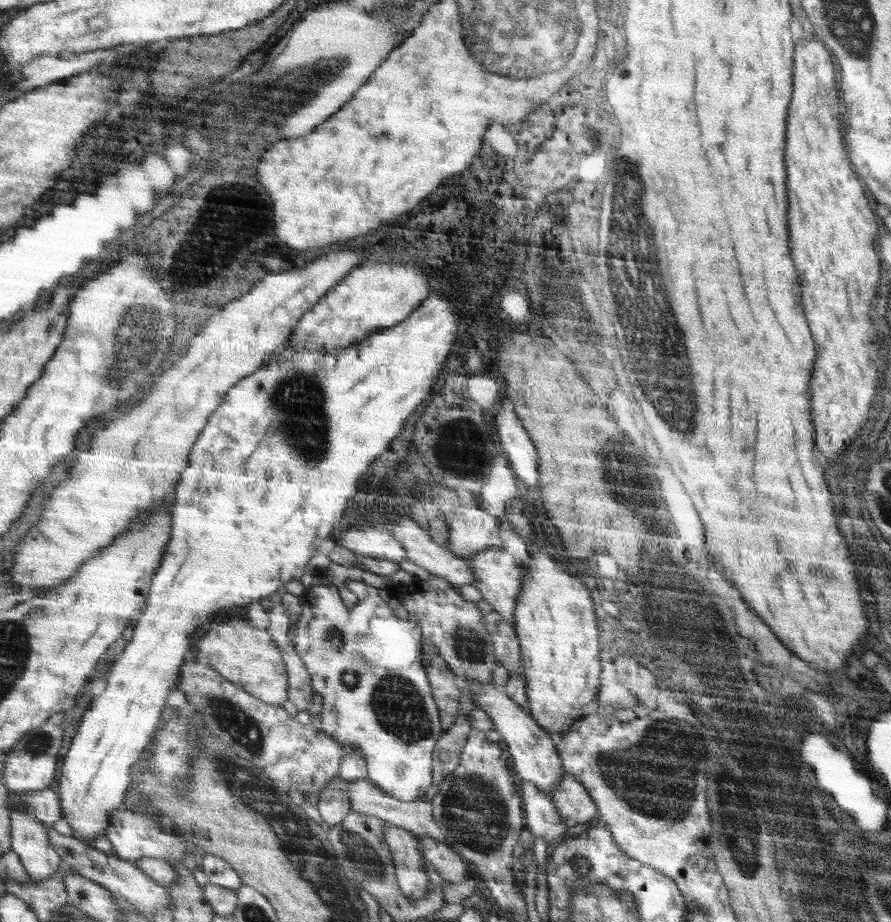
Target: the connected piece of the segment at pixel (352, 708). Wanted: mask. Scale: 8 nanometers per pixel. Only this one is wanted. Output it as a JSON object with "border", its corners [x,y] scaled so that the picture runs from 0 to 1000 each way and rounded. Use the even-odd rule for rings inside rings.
{"border":[[[401,628],[389,629],[389,631],[386,630],[386,636],[389,636],[391,640],[402,648],[402,654],[396,659],[389,661],[386,654],[384,654],[377,634],[354,636],[343,640],[336,648],[339,665],[332,676],[332,690],[330,690],[329,700],[331,701],[334,713],[337,713],[345,728],[348,730],[352,753],[359,753],[359,757],[361,757],[361,770],[358,773],[360,782],[357,784],[356,790],[368,798],[376,800],[384,809],[393,808],[405,815],[409,824],[412,826],[413,846],[420,849],[424,855],[428,855],[431,859],[439,861],[442,866],[450,869],[474,867],[474,863],[476,863],[478,859],[471,859],[471,857],[480,857],[480,855],[485,852],[485,819],[492,798],[496,796],[496,790],[494,790],[494,783],[492,783],[492,768],[489,768],[481,738],[479,736],[476,723],[474,723],[474,715],[471,715],[471,703],[474,703],[474,698],[471,698],[471,694],[474,694],[471,679],[467,677],[467,671],[460,671],[460,669],[458,671],[444,670],[444,668],[440,666],[440,662],[433,657],[433,653],[424,653],[424,643],[426,640],[424,640],[423,637],[415,636],[413,632],[402,630]],[[374,681],[382,687],[384,701],[375,701],[370,696],[369,690]],[[387,727],[397,729],[402,734],[402,742],[400,742],[400,744],[395,744],[395,746],[384,744],[382,732]]]}

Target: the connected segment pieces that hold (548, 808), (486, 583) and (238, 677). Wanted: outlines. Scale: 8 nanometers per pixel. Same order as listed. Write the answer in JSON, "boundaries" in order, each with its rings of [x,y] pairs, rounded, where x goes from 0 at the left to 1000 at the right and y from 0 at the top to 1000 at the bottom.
{"boundaries":[[[[584,847],[591,882],[591,900],[597,905],[597,909],[608,908],[616,918],[624,913],[625,909],[630,910],[636,896],[630,892],[626,877],[615,860],[602,855],[598,848]]],[[[550,593],[530,603],[526,606],[529,619],[533,630],[531,634],[539,640],[542,651],[545,651],[552,662],[565,668],[570,675],[578,679],[577,664],[578,657],[581,655],[584,642],[586,642],[587,618],[586,614],[581,614],[572,601],[568,601],[561,593]]],[[[262,668],[245,670],[240,675],[232,677],[230,682],[232,687],[223,694],[223,710],[221,713],[224,716],[233,719],[254,735],[264,740],[269,746],[297,762],[316,766],[323,760],[322,748],[325,741],[322,739],[322,721],[318,716],[312,698],[304,691],[304,688],[301,688],[301,684],[286,681],[278,676],[278,671],[268,671]]]]}

